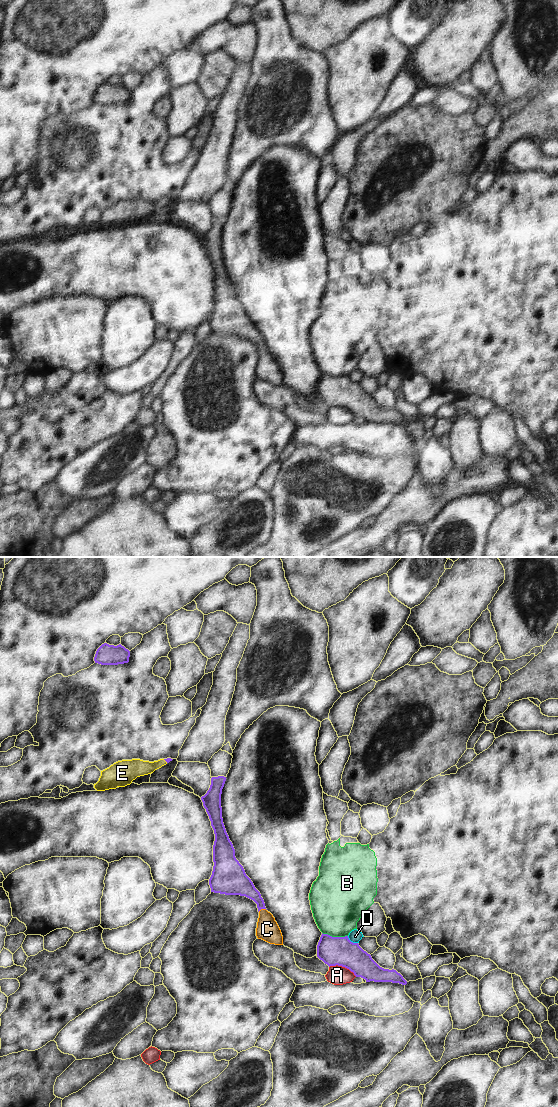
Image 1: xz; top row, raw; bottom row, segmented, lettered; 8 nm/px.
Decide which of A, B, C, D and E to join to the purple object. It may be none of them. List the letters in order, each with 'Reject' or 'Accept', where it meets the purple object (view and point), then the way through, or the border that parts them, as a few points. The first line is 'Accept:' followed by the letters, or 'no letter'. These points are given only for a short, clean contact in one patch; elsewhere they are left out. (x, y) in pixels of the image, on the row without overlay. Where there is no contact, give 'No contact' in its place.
Accept: E
A: Reject. Touches purple at xz (343, 406)
B: Reject. Touches purple at xz (335, 377)
C: Reject. Touches purple at xz (262, 348)
D: Reject. Touches purple at xz (352, 382)
E: Accept. Touches purple at xz (165, 200). Path across: xz (167, 200), (165, 200), (150, 207), (135, 208).

